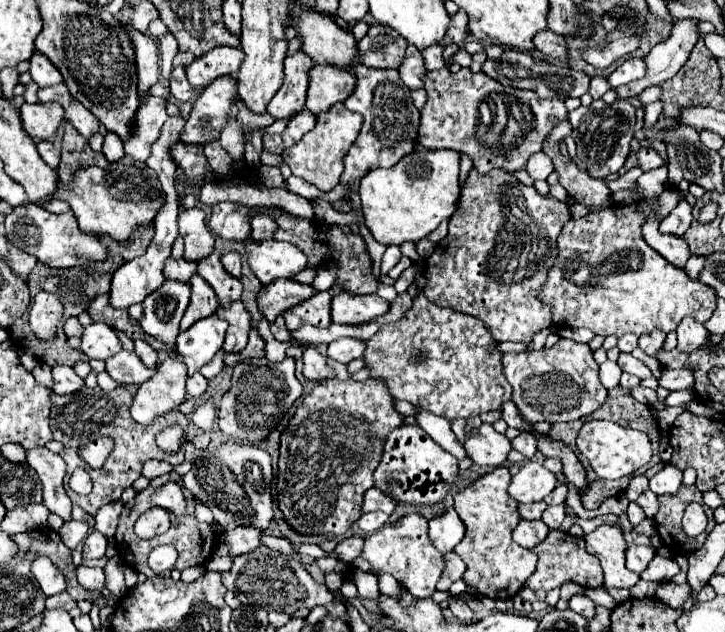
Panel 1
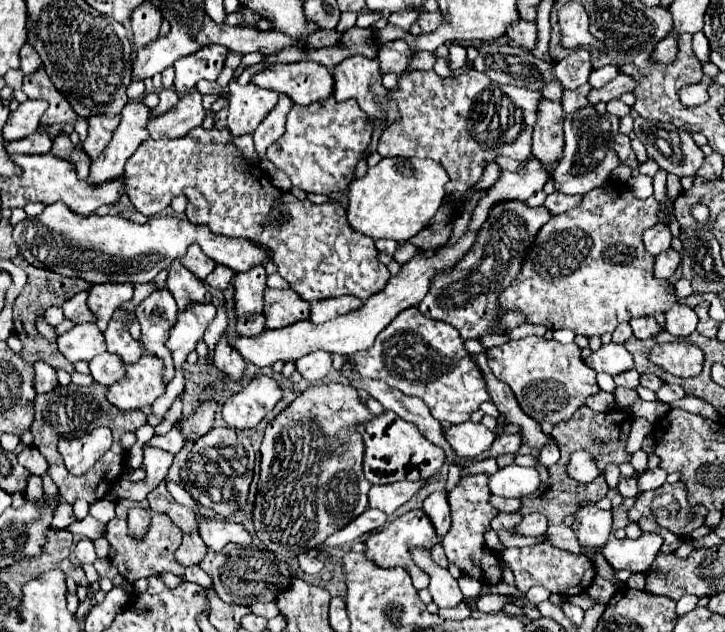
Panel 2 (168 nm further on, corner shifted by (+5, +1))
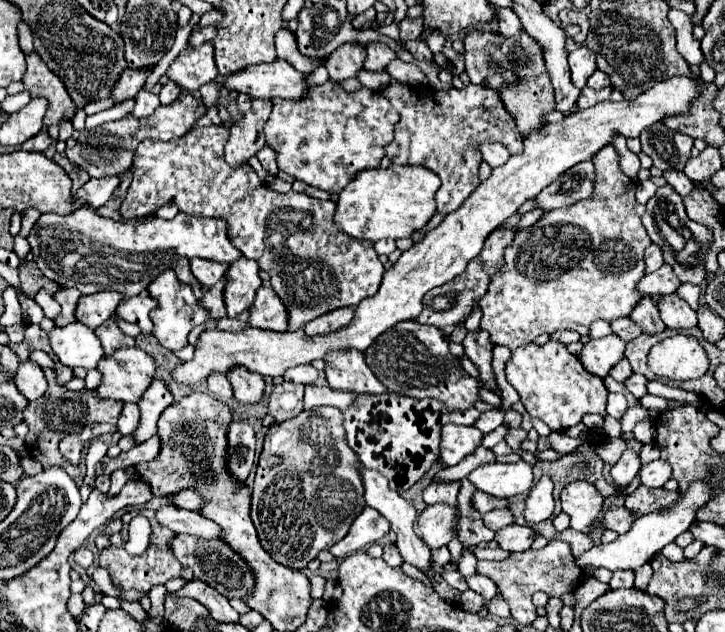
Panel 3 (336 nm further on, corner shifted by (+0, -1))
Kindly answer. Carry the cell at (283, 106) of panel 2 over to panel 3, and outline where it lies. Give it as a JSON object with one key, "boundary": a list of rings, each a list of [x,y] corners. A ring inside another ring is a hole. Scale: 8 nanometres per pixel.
{"boundary":[[[264,146],[258,154],[258,160],[260,160],[260,164],[264,166],[264,170],[268,170],[270,174],[278,174],[278,164],[276,164],[276,152],[274,152],[274,148],[272,146]]]}

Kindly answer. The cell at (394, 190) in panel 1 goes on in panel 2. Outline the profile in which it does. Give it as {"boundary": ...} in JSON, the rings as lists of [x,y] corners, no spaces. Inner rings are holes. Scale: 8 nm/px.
{"boundary":[[[383,158],[377,166],[369,168],[363,178],[355,178],[349,184],[349,190],[347,190],[349,226],[355,232],[371,236],[373,240],[379,240],[379,238],[391,238],[395,242],[409,240],[411,236],[415,236],[419,230],[423,230],[429,224],[433,214],[441,206],[443,186],[447,182],[449,182],[449,176],[445,174],[445,170],[441,170],[441,166],[437,162],[419,160],[419,158]]]}

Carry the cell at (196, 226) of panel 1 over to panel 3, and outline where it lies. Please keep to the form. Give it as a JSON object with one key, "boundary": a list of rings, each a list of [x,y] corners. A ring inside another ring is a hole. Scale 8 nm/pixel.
{"boundary":[[[194,258],[190,260],[190,268],[192,274],[198,278],[200,284],[216,284],[228,270],[228,264],[220,264],[214,260],[206,260],[206,258]]]}

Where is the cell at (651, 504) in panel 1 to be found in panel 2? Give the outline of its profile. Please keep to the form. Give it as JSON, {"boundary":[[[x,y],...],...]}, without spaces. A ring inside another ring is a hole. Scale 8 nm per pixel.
{"boundary":[[[621,476],[621,478],[619,478],[617,490],[619,490],[619,494],[621,494],[621,496],[625,496],[625,498],[635,498],[635,496],[639,494],[639,488],[637,488],[635,478],[625,478],[625,476]]]}

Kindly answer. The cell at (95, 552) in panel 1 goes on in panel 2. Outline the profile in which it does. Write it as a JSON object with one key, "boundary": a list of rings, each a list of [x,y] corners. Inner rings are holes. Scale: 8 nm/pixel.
{"boundary":[[[87,538],[79,540],[77,546],[75,546],[75,556],[77,556],[79,564],[93,564],[93,562],[97,560],[97,556],[95,556],[95,548],[93,548],[93,542],[87,540]]]}

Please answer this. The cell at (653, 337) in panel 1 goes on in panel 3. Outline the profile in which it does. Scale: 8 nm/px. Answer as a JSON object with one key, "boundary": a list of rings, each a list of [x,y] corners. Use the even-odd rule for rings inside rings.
{"boundary":[[[644,296],[642,298],[642,304],[638,304],[638,308],[634,308],[634,312],[630,314],[632,322],[638,324],[642,328],[644,334],[660,334],[666,330],[664,322],[660,320],[660,314],[658,314],[658,308],[656,304],[650,300],[650,296]]]}

